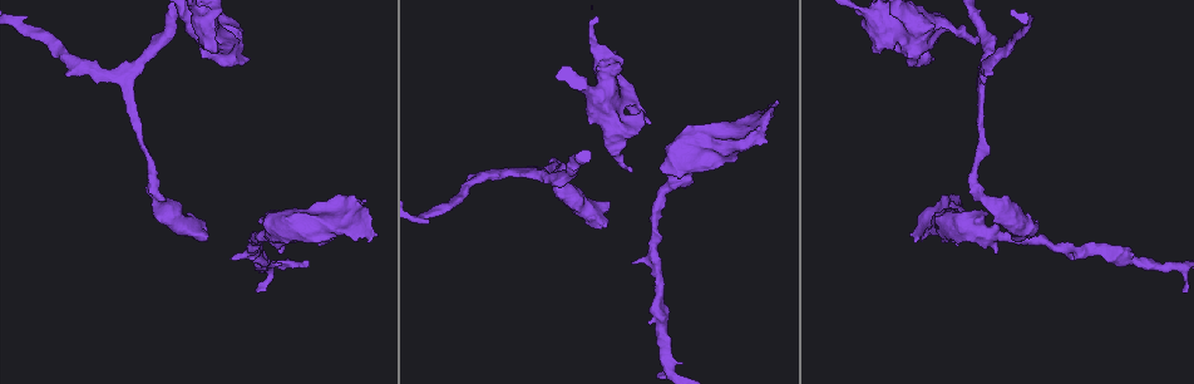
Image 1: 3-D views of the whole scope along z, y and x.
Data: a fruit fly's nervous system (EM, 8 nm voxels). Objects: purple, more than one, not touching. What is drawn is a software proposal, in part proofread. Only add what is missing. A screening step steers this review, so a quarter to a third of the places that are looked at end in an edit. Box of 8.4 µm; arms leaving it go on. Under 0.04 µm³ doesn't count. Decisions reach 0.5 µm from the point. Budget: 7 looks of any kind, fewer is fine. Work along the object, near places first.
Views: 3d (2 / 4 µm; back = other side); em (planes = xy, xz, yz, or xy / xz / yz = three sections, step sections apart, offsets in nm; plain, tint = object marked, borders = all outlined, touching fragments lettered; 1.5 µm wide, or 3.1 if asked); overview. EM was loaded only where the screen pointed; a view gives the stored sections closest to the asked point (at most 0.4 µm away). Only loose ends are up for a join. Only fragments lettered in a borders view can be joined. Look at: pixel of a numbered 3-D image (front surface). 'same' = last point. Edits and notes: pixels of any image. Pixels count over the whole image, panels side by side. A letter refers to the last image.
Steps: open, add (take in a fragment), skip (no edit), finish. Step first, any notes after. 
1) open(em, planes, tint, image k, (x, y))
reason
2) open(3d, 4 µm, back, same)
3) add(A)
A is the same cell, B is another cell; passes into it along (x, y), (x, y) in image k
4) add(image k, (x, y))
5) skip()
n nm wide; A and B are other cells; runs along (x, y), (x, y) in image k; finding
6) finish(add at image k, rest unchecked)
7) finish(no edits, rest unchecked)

open(em, planes, borders, image 1, (207, 238))
thick end

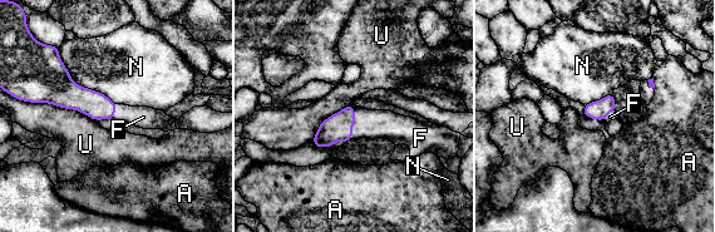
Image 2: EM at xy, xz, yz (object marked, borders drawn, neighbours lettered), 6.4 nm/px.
add(F)
F is the same cell, A, N and U are other cells; passes into it along (338, 127), (354, 123), (371, 124) in image 2; it goes on there

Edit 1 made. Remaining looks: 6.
open(overview)
see it whole again

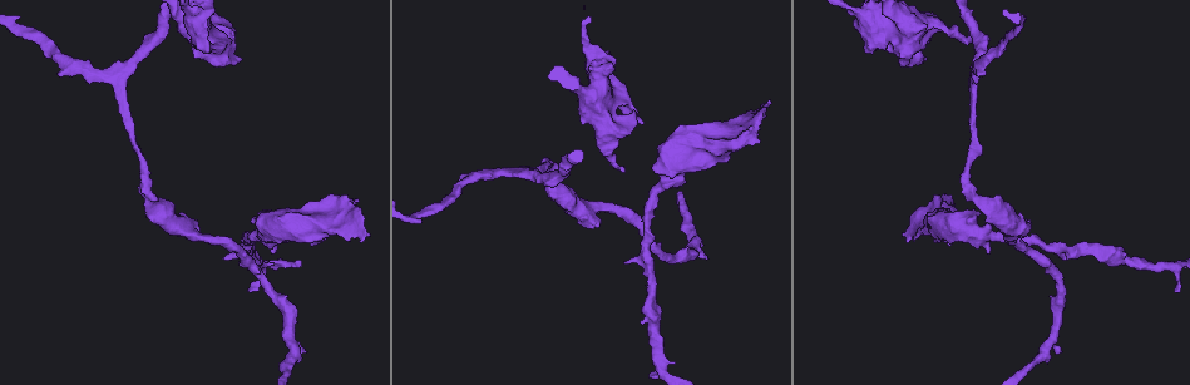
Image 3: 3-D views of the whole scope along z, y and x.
open(3d, 4 µm, back, image 3, (209, 51))
thick end

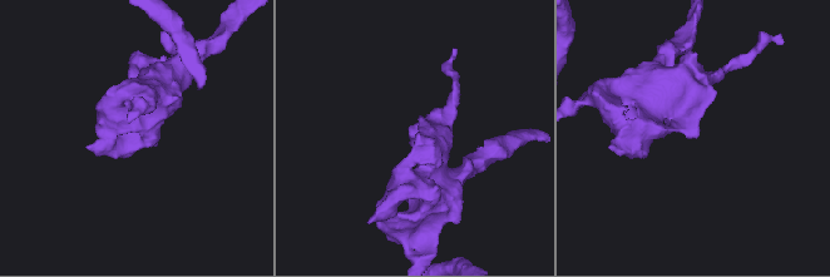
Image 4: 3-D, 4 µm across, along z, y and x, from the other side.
open(em, planes, tint, image 4, (686, 137))
now the EM

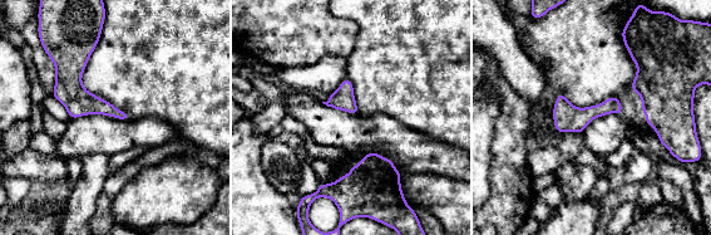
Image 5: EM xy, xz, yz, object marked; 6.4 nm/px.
open(em, planes, borders, same)
see the neighbours

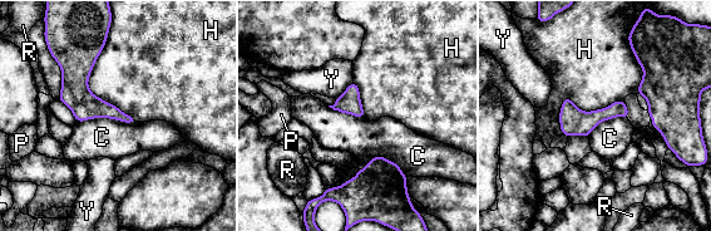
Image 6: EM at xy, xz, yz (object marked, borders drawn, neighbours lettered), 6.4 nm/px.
skip()
C, H, P, R and Y are other cells; no lettered fragment goes on from it

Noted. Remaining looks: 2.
open(3d, 4 µm, back, image 3, (622, 170))
branch stops here

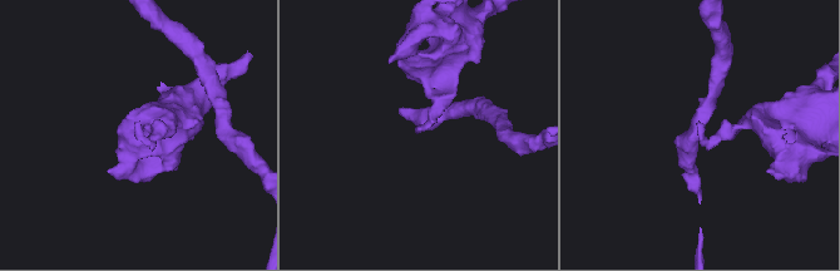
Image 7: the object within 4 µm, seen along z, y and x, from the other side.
open(em, xy, step 4, borders, image 7, (139, 121))

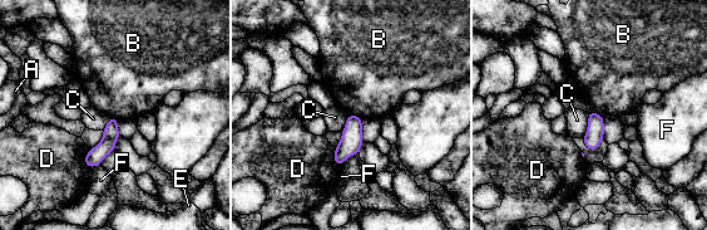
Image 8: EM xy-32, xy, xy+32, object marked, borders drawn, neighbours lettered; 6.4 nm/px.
skip()
A, B, C, D, E and F are other cells; runs along (113, 121), (108, 143), (90, 164) in image 8; no lettered fragment goes on from it

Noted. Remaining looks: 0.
finish(add at image 2, rest unchecked)

